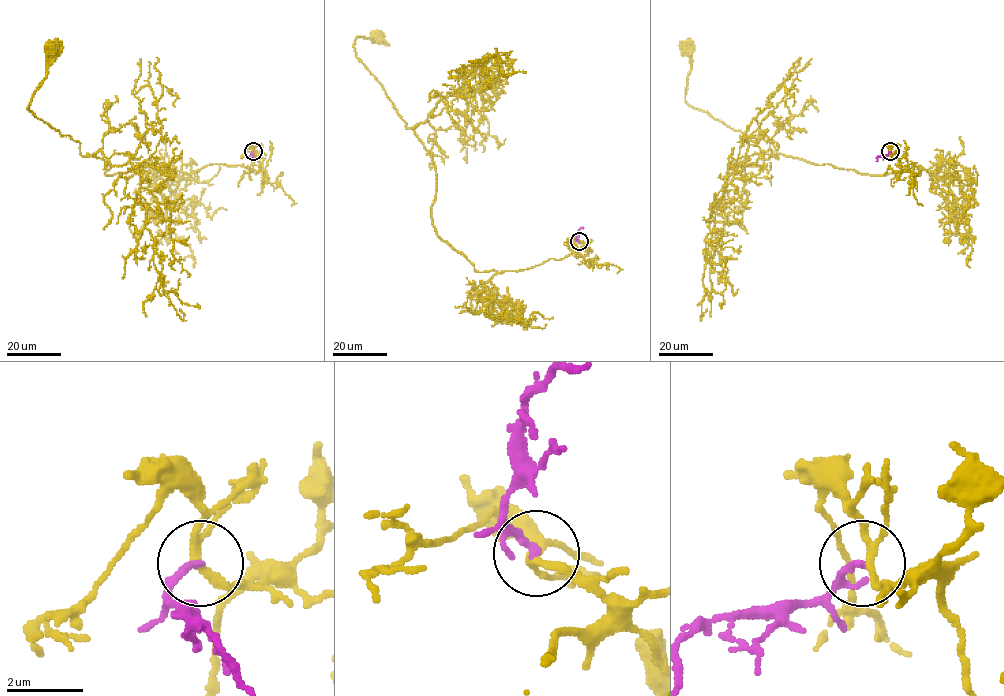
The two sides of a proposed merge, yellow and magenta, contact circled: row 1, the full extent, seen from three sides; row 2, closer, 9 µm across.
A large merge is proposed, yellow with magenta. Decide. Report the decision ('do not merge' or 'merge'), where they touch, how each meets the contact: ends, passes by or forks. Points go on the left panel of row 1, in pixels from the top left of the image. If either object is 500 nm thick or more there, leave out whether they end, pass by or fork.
do not merge | (253, 151) | yellow forks | magenta passes by

